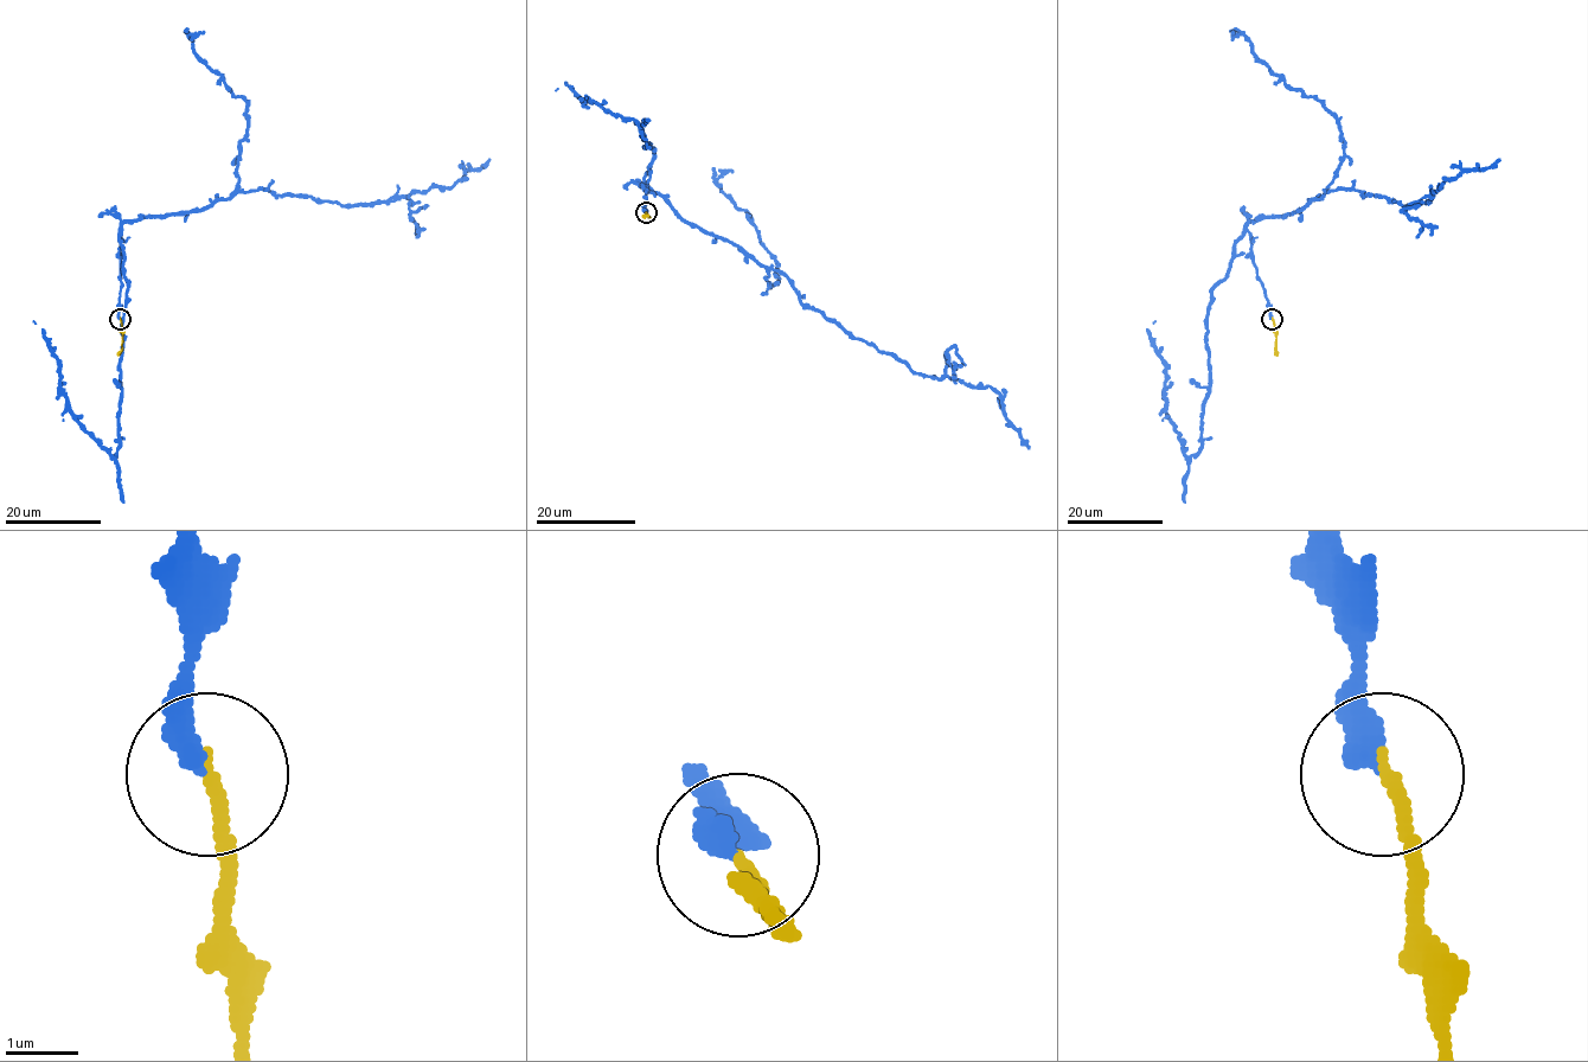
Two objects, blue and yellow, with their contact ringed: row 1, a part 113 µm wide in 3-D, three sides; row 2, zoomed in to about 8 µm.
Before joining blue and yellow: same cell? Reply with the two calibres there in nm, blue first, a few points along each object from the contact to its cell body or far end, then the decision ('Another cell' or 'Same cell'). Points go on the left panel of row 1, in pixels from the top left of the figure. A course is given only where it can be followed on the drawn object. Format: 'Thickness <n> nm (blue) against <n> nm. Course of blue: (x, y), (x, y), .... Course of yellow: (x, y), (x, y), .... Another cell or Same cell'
Thickness 360 nm (blue) against 190 nm. Course of blue: (121, 319), (125, 222), (179, 215), (257, 189), (346, 205), (378, 203), (453, 186), (488, 160). Course of yellow: (121, 319), (123, 343), (117, 356). Same cell

